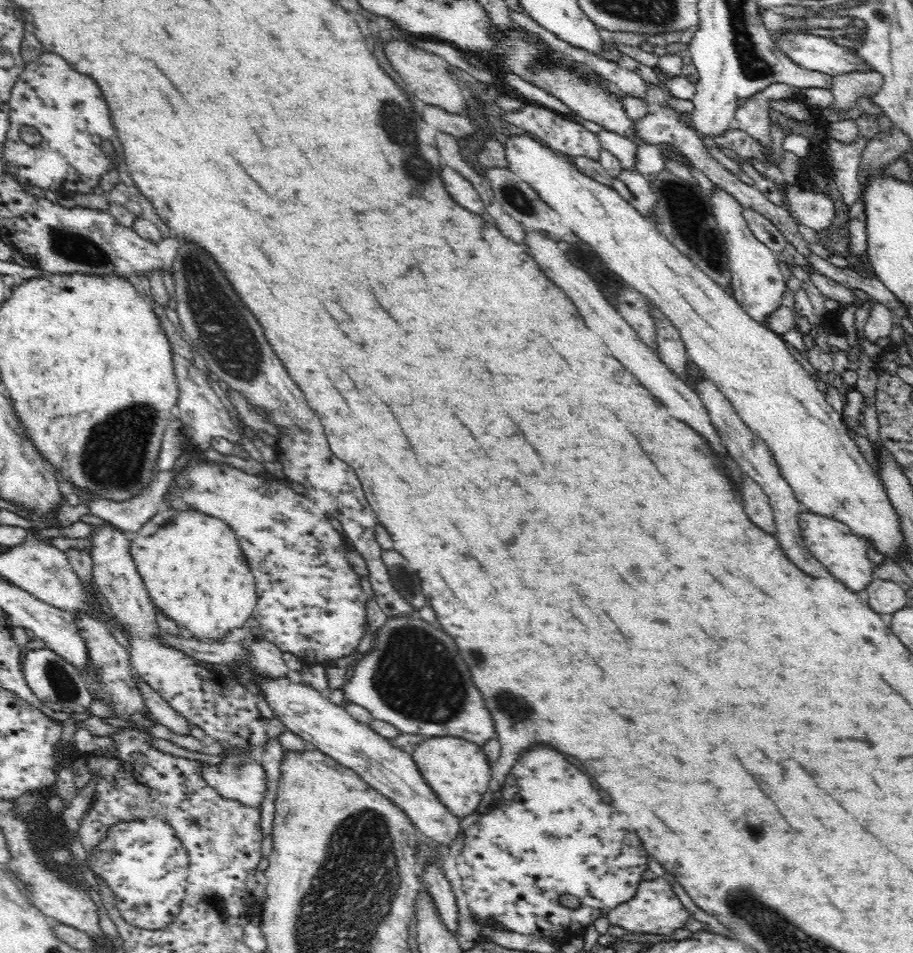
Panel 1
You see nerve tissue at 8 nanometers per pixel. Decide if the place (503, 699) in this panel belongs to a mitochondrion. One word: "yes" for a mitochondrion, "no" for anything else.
yes

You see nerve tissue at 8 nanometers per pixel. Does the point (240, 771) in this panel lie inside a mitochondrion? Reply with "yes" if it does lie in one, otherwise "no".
yes

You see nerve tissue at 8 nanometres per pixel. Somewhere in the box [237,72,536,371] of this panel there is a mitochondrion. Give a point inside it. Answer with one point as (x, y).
(396, 118)

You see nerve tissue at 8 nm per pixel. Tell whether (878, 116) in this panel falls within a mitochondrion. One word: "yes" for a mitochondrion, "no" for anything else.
no

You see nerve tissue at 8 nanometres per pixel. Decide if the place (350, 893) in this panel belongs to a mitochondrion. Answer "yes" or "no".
yes

